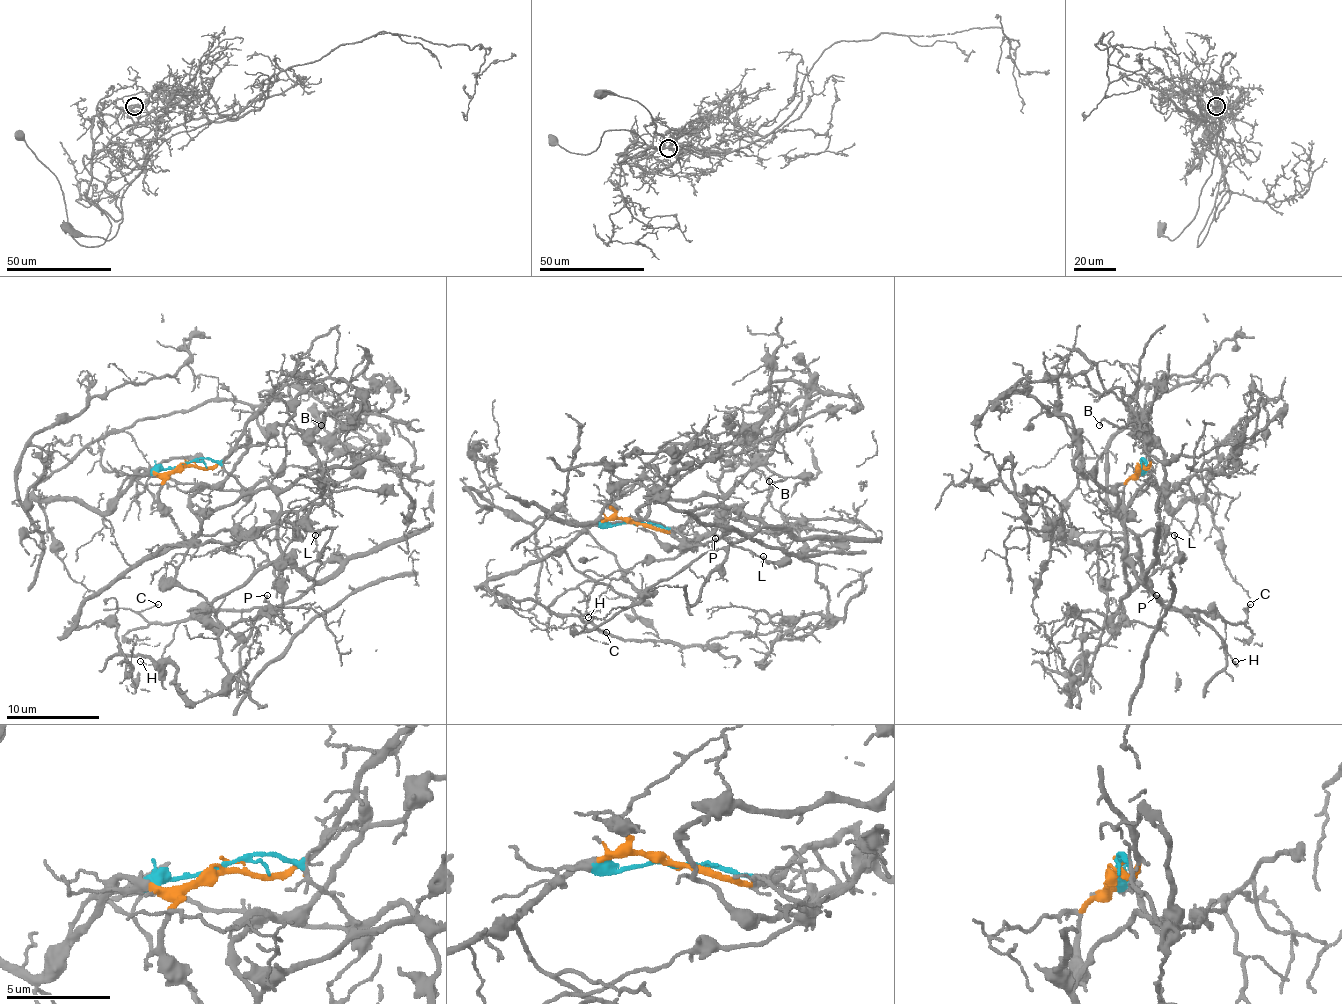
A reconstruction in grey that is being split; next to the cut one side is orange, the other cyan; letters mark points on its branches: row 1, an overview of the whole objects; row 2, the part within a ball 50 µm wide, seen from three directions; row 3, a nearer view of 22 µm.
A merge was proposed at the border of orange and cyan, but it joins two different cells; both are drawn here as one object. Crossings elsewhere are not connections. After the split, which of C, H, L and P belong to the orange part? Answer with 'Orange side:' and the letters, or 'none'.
Orange side: L

